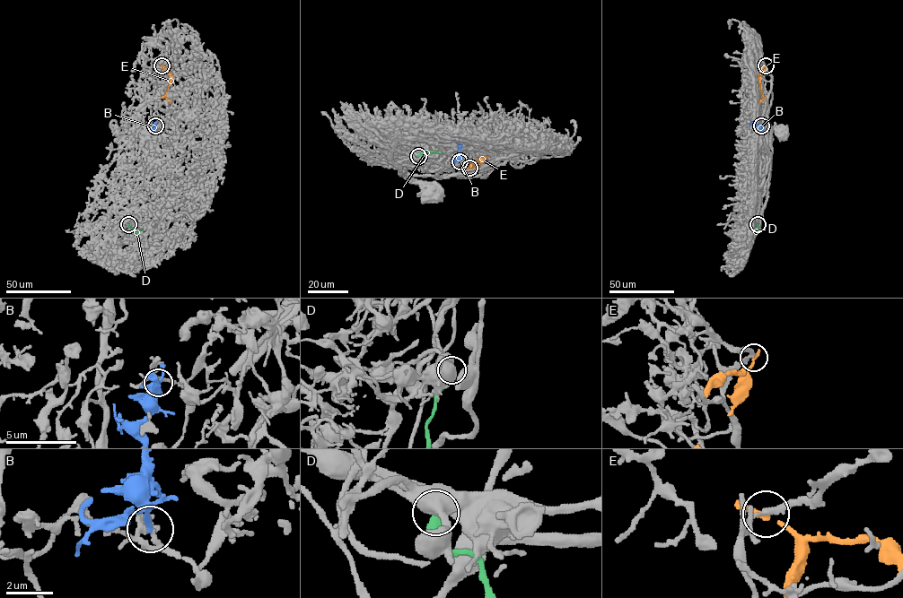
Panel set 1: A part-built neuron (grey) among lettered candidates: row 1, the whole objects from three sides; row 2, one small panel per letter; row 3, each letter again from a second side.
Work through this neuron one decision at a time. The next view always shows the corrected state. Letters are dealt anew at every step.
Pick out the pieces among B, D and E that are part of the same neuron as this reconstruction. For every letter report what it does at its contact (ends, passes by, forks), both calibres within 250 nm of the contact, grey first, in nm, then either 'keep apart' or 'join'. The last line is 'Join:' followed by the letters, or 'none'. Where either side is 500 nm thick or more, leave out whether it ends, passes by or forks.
B: it ends | 130/180 nm | join
D: 650/550 nm | keep apart
E: it passes by | 240/170 nm | keep apart
Join: B

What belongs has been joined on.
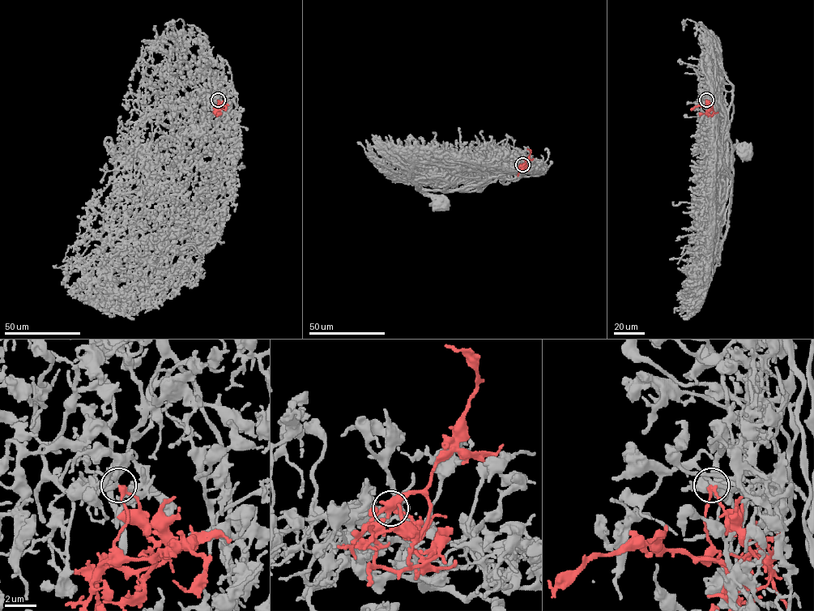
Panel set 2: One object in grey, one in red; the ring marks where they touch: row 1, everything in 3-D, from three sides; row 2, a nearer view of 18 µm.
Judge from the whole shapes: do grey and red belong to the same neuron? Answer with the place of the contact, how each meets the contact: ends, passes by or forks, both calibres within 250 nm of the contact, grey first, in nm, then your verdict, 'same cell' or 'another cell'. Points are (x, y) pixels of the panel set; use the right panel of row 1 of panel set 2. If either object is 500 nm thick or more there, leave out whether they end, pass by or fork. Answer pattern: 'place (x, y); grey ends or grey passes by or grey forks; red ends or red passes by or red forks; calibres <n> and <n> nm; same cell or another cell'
place (706, 100); grey passes by; red passes by; calibres 200 and 180 nm; same cell

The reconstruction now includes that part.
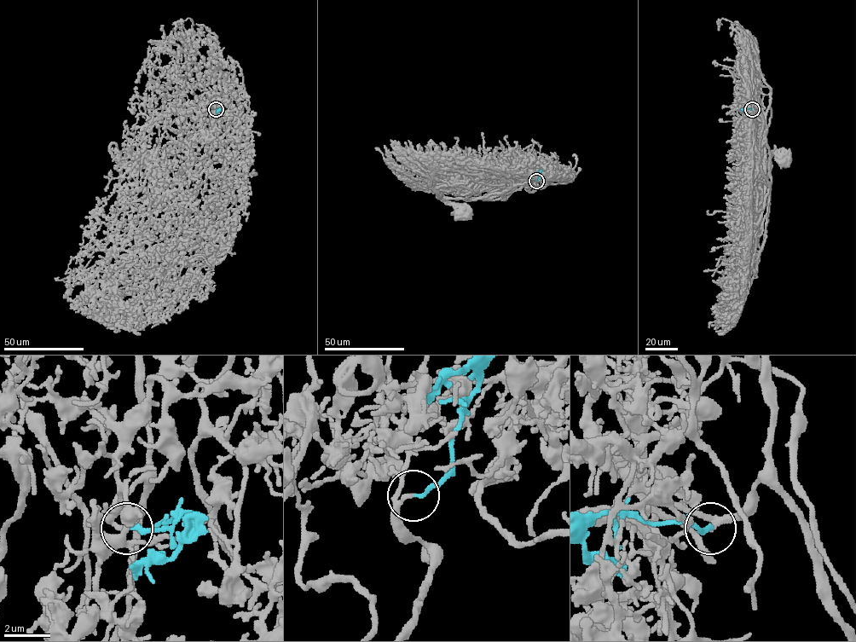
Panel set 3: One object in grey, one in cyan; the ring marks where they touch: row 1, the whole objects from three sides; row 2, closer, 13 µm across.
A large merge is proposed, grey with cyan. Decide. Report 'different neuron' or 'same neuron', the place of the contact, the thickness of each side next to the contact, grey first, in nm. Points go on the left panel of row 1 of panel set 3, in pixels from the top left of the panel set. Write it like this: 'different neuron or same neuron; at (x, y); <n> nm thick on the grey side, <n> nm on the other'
same neuron; at (216, 109); 140 nm thick on the grey side, 180 nm on the other

